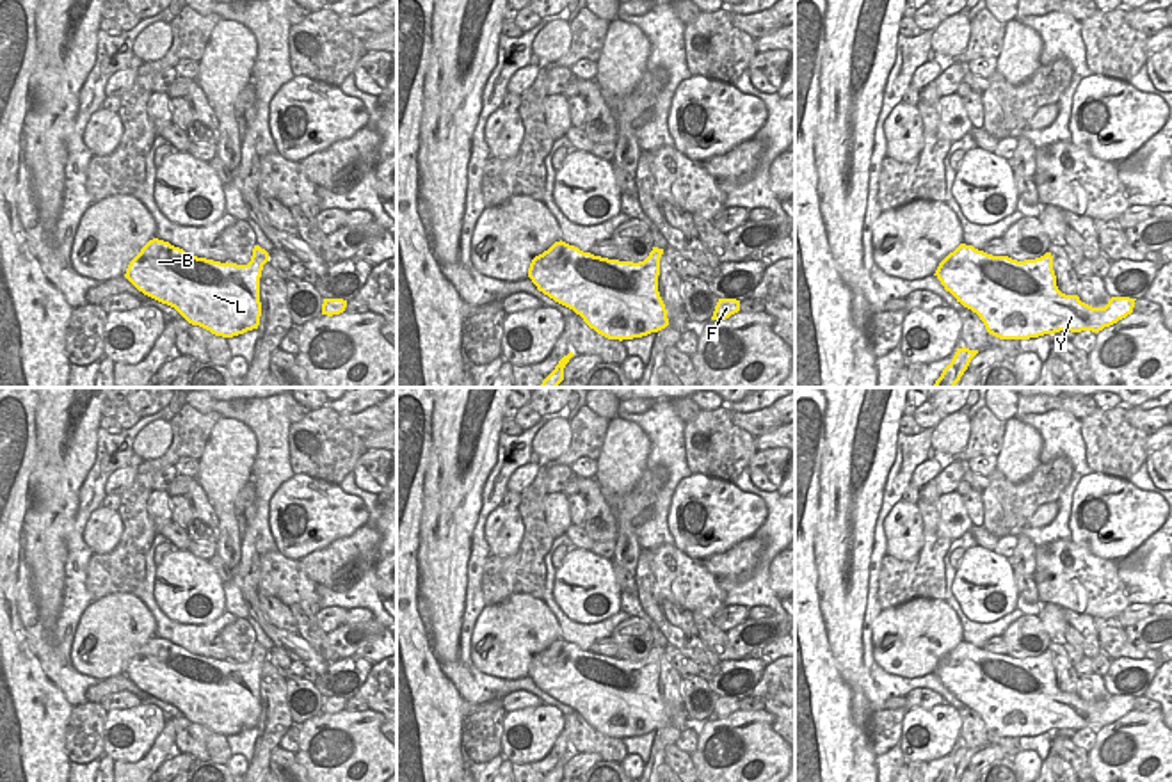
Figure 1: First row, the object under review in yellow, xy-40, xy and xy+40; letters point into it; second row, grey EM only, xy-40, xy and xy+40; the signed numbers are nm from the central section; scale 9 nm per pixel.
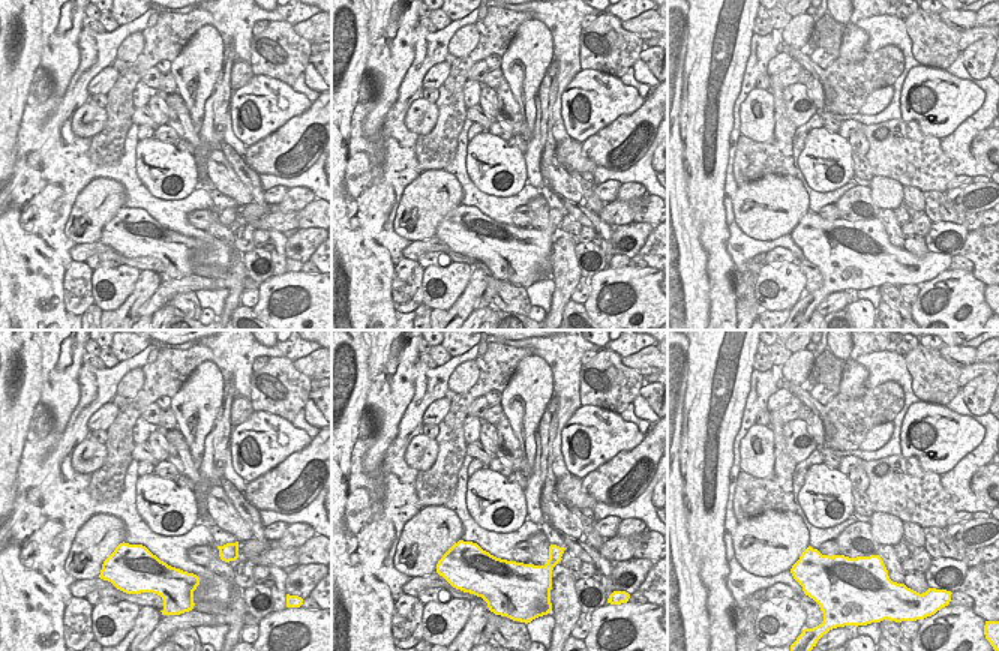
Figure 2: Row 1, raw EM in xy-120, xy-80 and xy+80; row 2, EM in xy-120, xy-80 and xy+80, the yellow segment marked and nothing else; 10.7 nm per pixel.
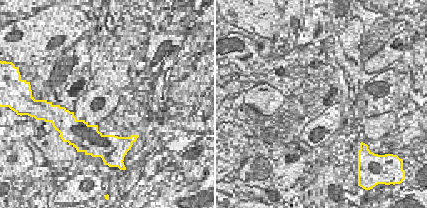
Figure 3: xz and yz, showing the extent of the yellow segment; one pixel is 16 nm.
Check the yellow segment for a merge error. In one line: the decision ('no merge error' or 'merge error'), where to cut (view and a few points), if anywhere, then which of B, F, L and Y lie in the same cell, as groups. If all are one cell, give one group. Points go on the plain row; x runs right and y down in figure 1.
no merge error | no cut | B F L Y

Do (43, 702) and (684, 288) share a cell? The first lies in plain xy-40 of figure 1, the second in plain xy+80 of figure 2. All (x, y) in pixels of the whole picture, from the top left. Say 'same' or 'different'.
same

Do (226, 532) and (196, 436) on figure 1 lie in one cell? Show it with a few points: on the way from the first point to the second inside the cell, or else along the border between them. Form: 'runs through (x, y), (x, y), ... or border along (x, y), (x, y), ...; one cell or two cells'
border along (221, 418), (214, 425), (198, 459); two cells

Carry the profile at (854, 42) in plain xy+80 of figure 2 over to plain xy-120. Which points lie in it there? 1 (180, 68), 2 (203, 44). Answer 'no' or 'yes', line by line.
1: yes
2: yes

